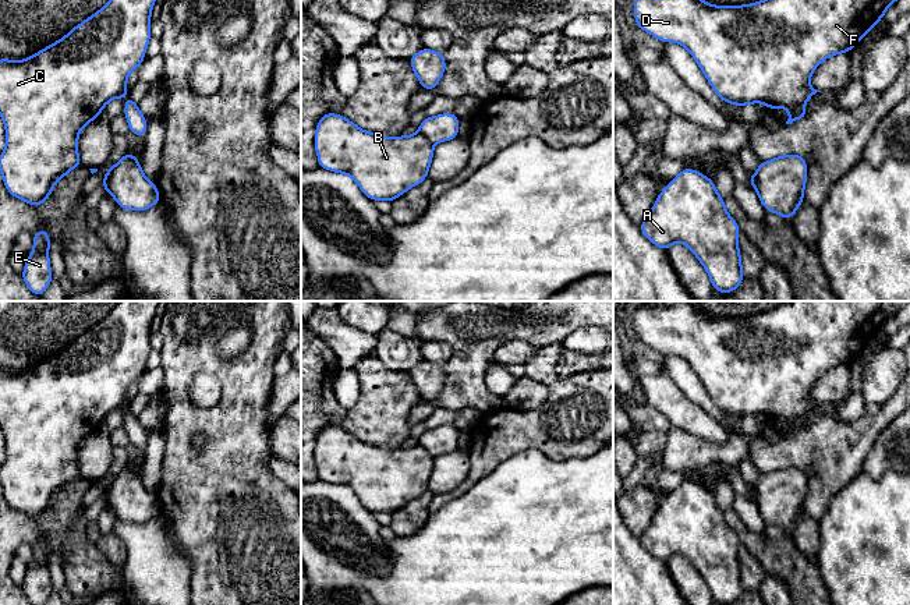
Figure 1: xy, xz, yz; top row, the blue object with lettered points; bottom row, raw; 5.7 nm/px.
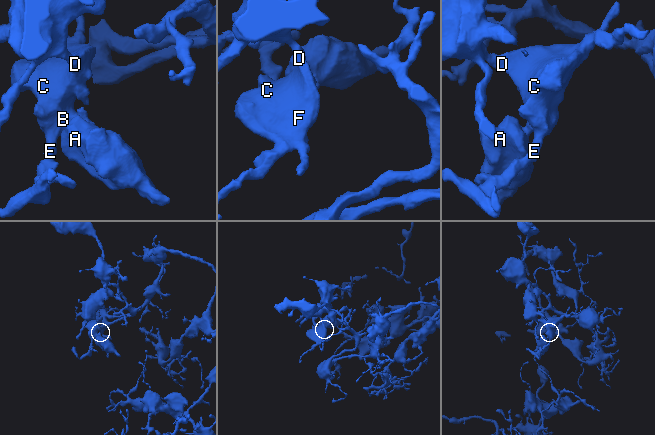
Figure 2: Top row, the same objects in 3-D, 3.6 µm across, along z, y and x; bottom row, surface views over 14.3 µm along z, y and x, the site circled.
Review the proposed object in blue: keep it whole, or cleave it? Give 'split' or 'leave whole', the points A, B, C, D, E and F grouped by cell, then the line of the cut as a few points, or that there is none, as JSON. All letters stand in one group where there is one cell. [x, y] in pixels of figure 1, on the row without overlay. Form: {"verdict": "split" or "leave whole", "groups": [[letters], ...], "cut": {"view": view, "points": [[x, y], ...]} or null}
{"verdict": "split", "groups": [["A"], ["B", "C", "D", "E", "F"]], "cut": {"view": "xy", "points": [[113, 478], [108, 492], [108, 502], [110, 505]]}}

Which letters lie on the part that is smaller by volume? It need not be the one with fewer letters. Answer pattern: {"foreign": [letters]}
{"foreign": ["A"]}

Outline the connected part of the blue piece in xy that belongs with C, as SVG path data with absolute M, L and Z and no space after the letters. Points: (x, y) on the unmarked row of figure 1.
M118 301L98 325L74 339L64 350L36 367L15 374L0 371L0 428L6 439L6 460L0 467L0 485L7 503L17 512L39 520L52 500L82 475L78 449L102 421L128 404L127 390L145 371L151 353L151 326L159 301Z

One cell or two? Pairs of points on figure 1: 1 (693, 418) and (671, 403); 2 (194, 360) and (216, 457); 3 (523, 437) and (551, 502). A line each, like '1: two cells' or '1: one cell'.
1: one cell
2: one cell
3: two cells

